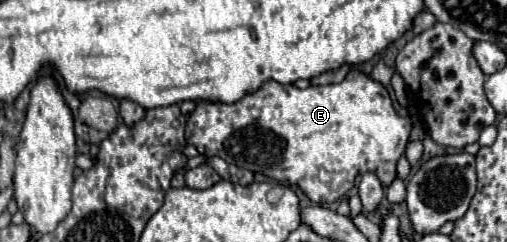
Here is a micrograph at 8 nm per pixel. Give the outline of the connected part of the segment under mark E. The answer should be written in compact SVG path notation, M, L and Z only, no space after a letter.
M351 68L339 84L297 88L293 84L283 86L269 80L261 90L247 94L235 104L201 100L189 114L185 138L203 156L219 156L227 164L247 168L253 174L263 174L281 184L299 186L317 204L331 204L355 186L357 174L373 172L383 186L389 186L397 178L397 160L405 152L409 132L411 124L395 112L391 96L383 84Z

